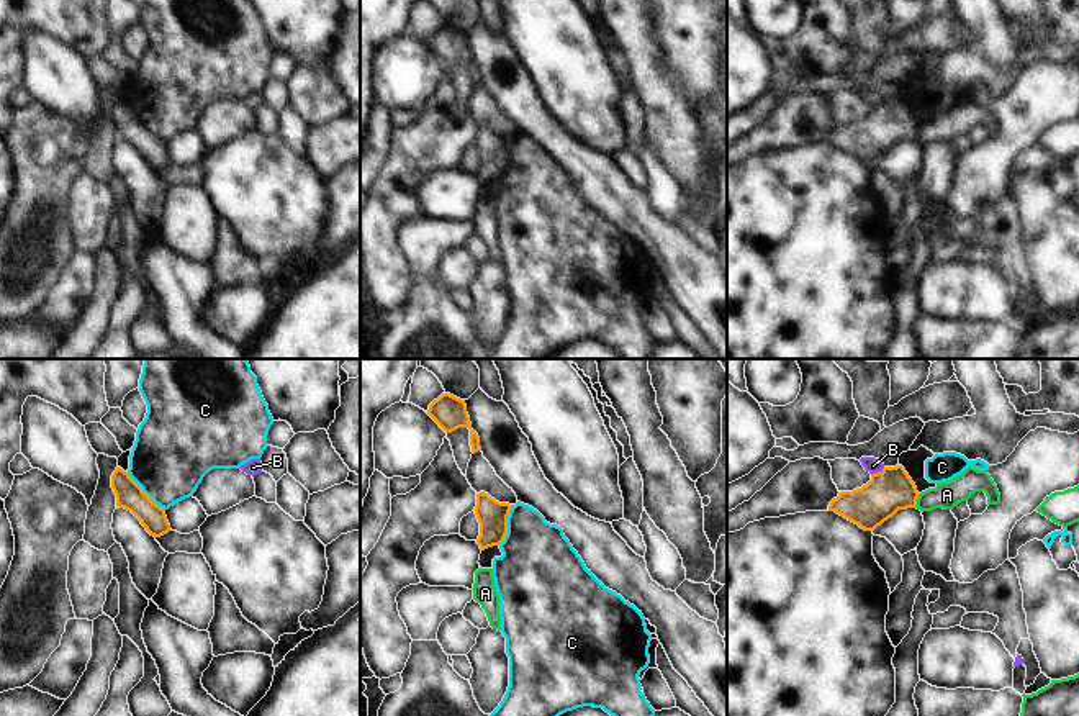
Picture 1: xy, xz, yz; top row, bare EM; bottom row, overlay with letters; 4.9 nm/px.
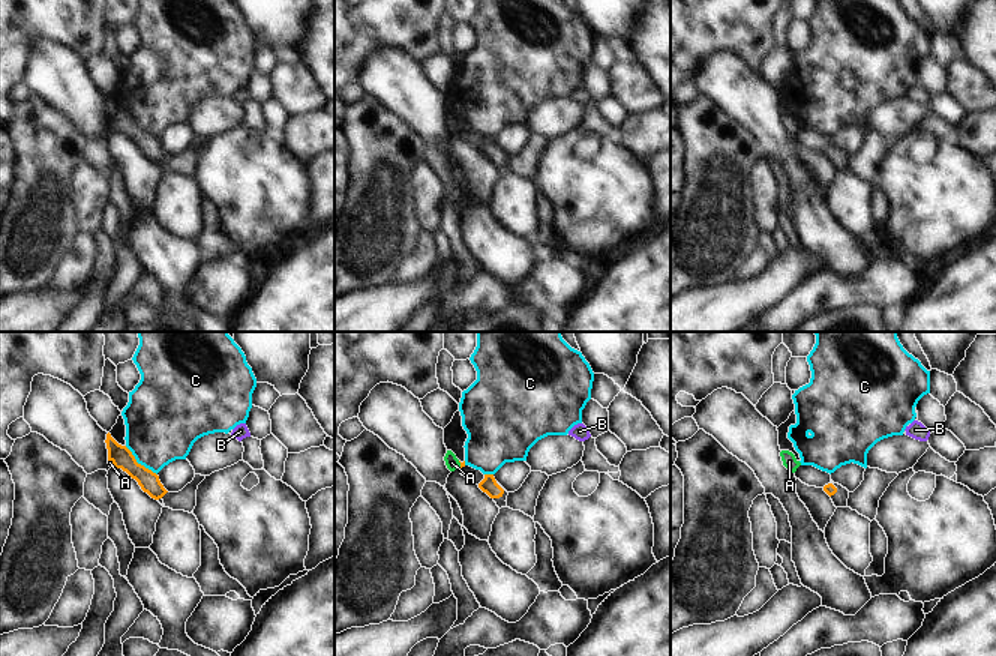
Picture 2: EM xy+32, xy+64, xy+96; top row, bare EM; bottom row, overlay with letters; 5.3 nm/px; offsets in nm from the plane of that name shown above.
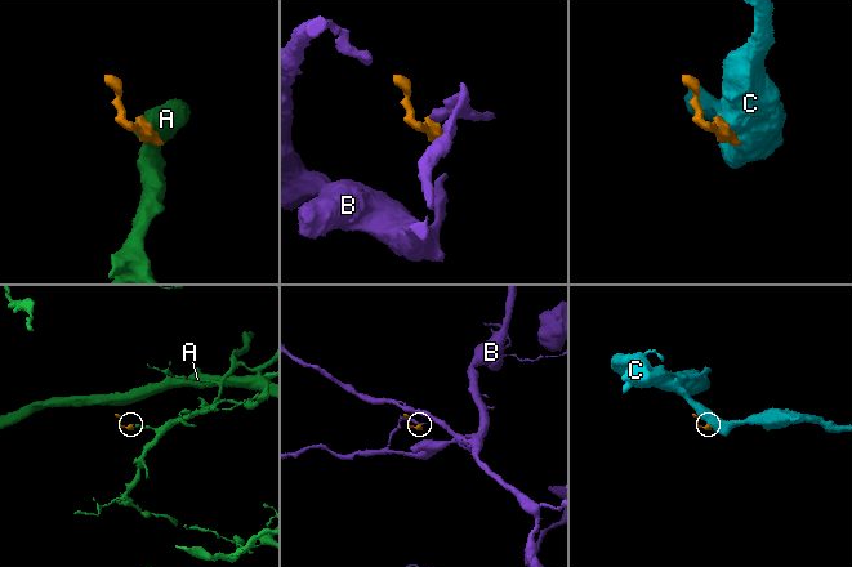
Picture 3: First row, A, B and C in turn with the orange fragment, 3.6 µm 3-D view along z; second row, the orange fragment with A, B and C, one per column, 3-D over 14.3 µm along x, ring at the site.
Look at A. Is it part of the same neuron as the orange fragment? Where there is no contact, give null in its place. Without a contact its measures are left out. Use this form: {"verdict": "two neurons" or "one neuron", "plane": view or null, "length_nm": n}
{"verdict": "two neurons", "plane": "yz", "length_nm": 80}

